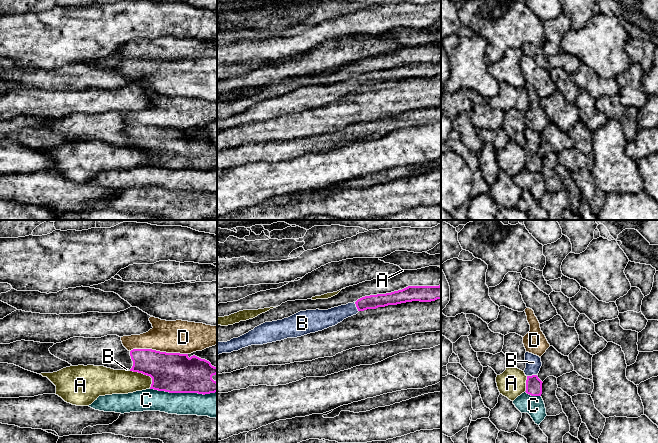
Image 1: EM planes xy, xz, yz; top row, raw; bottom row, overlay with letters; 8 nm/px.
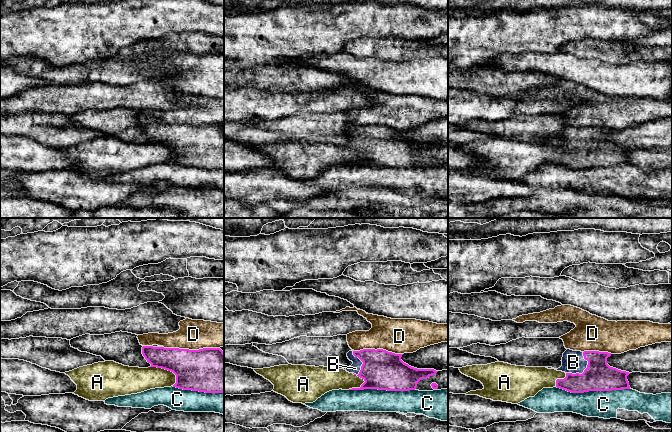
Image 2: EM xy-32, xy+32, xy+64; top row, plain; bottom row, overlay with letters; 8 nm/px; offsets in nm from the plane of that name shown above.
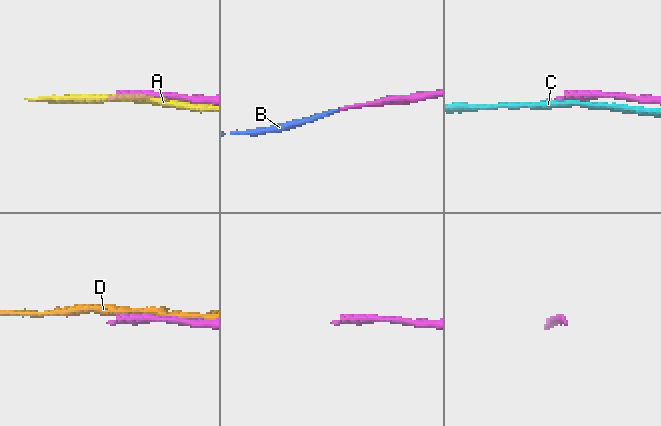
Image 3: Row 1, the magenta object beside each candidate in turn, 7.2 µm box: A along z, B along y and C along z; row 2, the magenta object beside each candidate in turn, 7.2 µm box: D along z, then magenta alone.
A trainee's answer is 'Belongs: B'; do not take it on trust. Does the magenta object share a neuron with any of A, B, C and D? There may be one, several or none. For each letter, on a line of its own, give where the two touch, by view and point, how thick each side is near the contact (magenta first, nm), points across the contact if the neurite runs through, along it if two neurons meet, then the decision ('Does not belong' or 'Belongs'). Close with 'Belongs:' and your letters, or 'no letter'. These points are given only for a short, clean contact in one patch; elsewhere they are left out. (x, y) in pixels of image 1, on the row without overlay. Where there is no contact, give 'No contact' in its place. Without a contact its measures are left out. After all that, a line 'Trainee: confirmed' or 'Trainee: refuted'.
A: Touches magenta at xy (145, 150). Thickness 320 nm (magenta) against 190 nm. Does not belong
B: Touches magenta at yz (532, 151). Thickness 130 nm (magenta) against 130 nm. Path across: yz (533, 160), (532, 151), (533, 138). Belongs
C: Touches magenta at xy (183, 168). Thickness 320 nm (magenta) against 190 nm. Does not belong
D: Touches magenta at xy (159, 127). Thickness 320 nm (magenta) against 260 nm. Does not belong
Belongs: B
Trainee: confirmed

